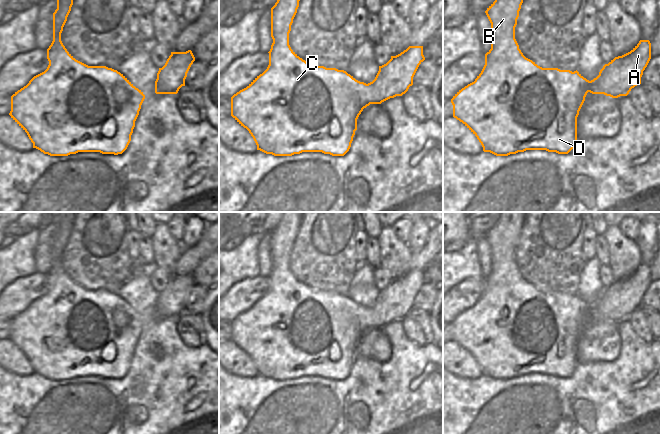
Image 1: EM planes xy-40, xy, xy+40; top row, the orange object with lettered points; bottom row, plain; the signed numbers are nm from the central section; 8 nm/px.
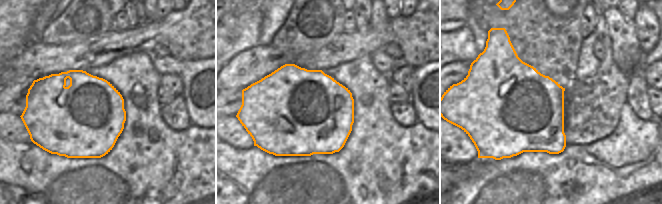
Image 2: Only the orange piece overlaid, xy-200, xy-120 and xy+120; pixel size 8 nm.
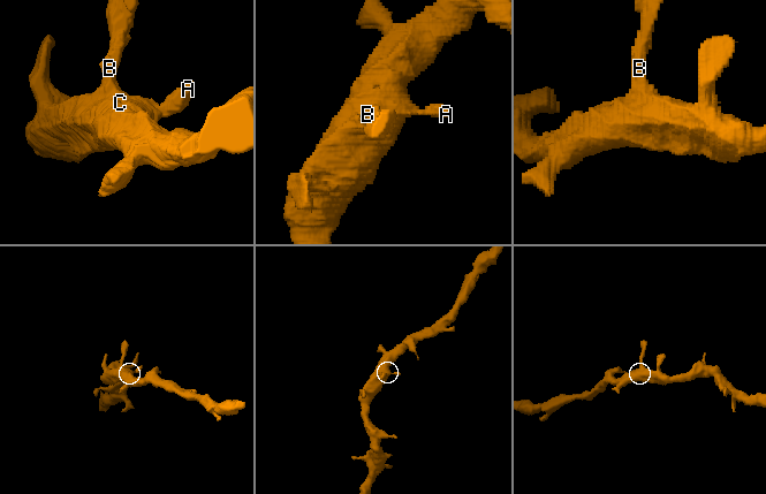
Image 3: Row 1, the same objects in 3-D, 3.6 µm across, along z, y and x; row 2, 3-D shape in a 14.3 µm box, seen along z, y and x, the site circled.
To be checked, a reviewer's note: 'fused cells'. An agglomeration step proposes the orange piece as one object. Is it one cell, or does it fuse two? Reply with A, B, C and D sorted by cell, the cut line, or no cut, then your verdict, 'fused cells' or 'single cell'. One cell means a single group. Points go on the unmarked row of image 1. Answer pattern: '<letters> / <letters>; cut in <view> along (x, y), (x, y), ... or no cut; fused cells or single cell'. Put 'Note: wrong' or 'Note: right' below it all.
A B C D; no cut; single cell
Note: wrong

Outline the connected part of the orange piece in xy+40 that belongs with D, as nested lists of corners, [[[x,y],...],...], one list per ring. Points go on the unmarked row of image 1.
[[[502,212],[499,219],[495,222],[495,225],[485,235],[491,247],[491,273],[485,278],[485,289],[475,305],[459,314],[451,323],[451,327],[453,329],[453,341],[462,346],[477,361],[484,376],[490,376],[496,380],[508,380],[518,376],[524,376],[526,374],[546,374],[548,376],[556,376],[558,378],[568,378],[573,373],[577,365],[577,341],[585,325],[587,317],[604,318],[612,322],[627,320],[632,312],[641,308],[643,295],[651,283],[651,267],[649,264],[640,264],[630,276],[622,280],[615,281],[608,288],[605,288],[600,294],[599,299],[591,305],[584,302],[577,294],[572,296],[570,294],[560,294],[558,292],[542,292],[523,279],[515,263],[515,251],[517,249],[517,243],[519,241],[519,235],[525,221],[526,213],[527,212]]]

